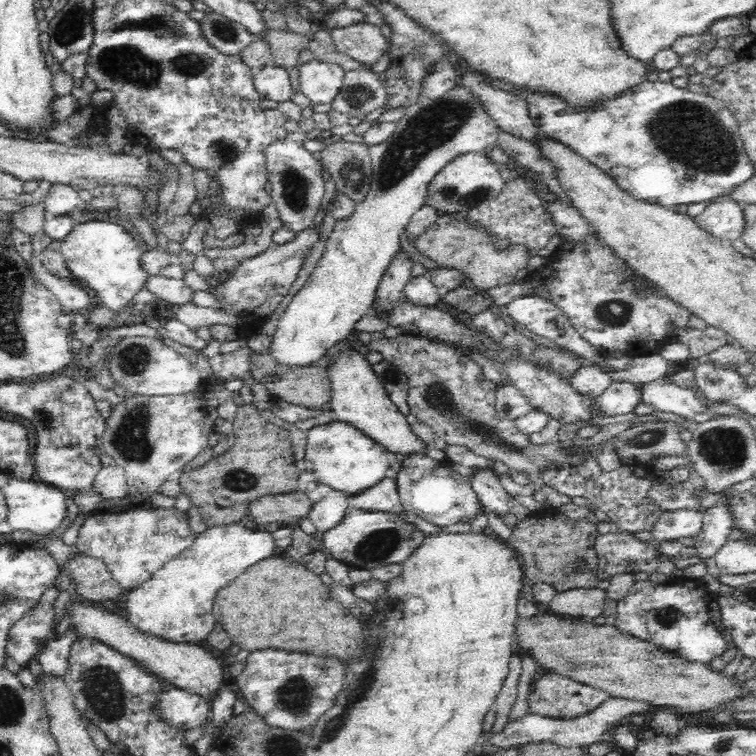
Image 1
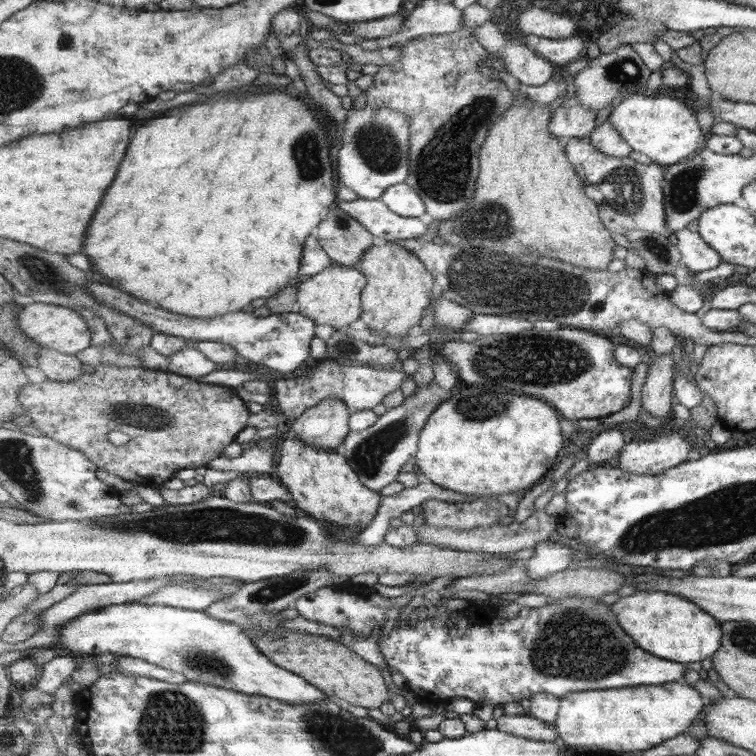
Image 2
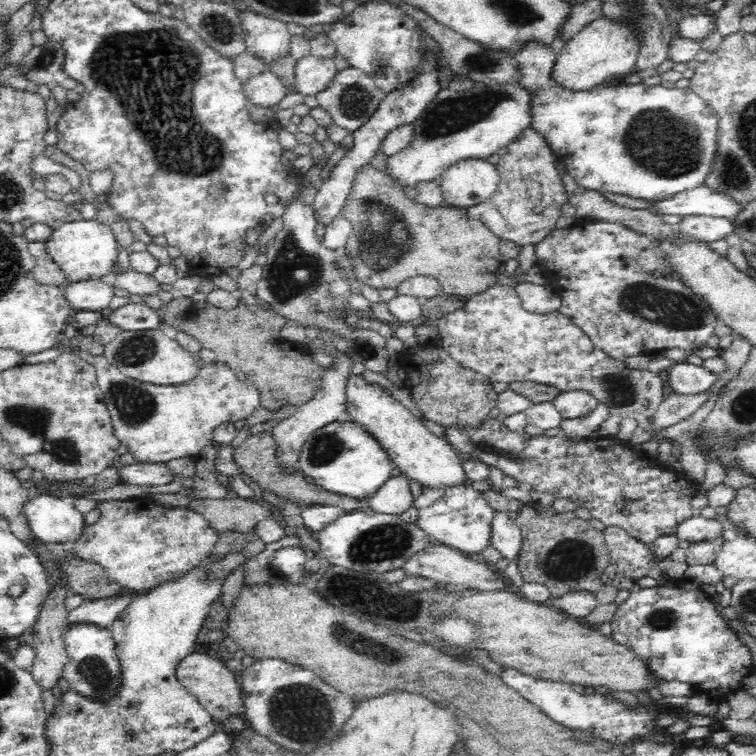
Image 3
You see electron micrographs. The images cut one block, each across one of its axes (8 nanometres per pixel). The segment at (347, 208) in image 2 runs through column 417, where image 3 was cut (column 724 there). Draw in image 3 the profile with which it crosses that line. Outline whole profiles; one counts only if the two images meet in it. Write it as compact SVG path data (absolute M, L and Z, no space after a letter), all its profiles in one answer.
M685 216L677 225L679 232L688 232L698 240L711 243L725 239L734 230L733 219L711 216Z

